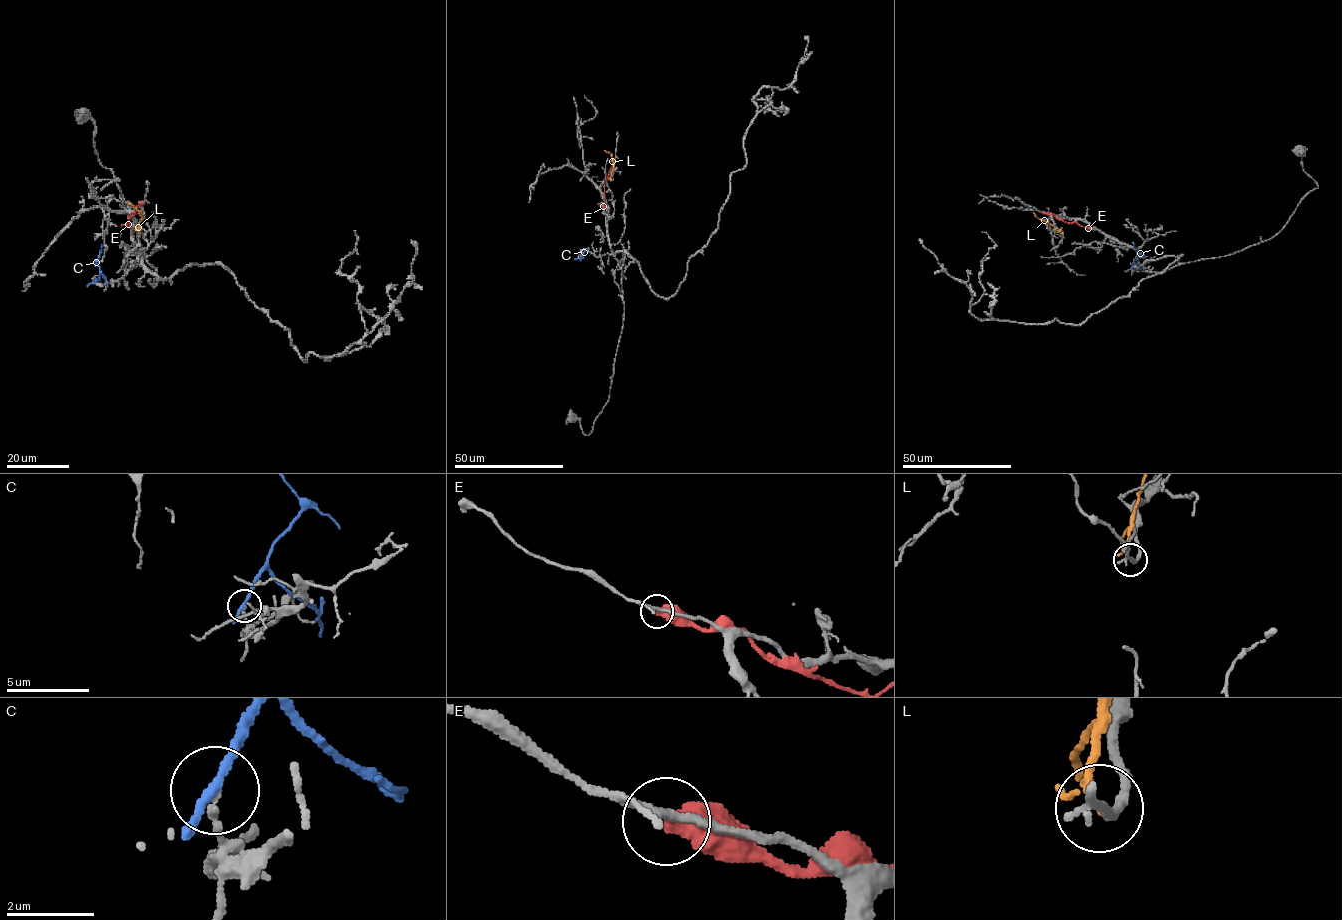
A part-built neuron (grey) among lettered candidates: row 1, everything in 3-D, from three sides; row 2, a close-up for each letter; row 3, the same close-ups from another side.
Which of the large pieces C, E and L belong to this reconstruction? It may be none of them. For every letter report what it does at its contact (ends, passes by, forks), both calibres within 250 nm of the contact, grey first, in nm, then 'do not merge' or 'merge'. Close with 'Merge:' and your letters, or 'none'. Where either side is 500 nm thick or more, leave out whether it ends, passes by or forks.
C: it passes by; calibres 180 and 190 nm; do not merge
E: it ends; calibres 200 and 340 nm; do not merge
L: it passes by; calibres 200 and 130 nm; do not merge
Merge: none

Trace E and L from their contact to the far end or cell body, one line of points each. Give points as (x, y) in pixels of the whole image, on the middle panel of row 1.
E: (614, 158), (604, 185), (604, 204), (598, 206)
L: (611, 180), (612, 155), (604, 150)

